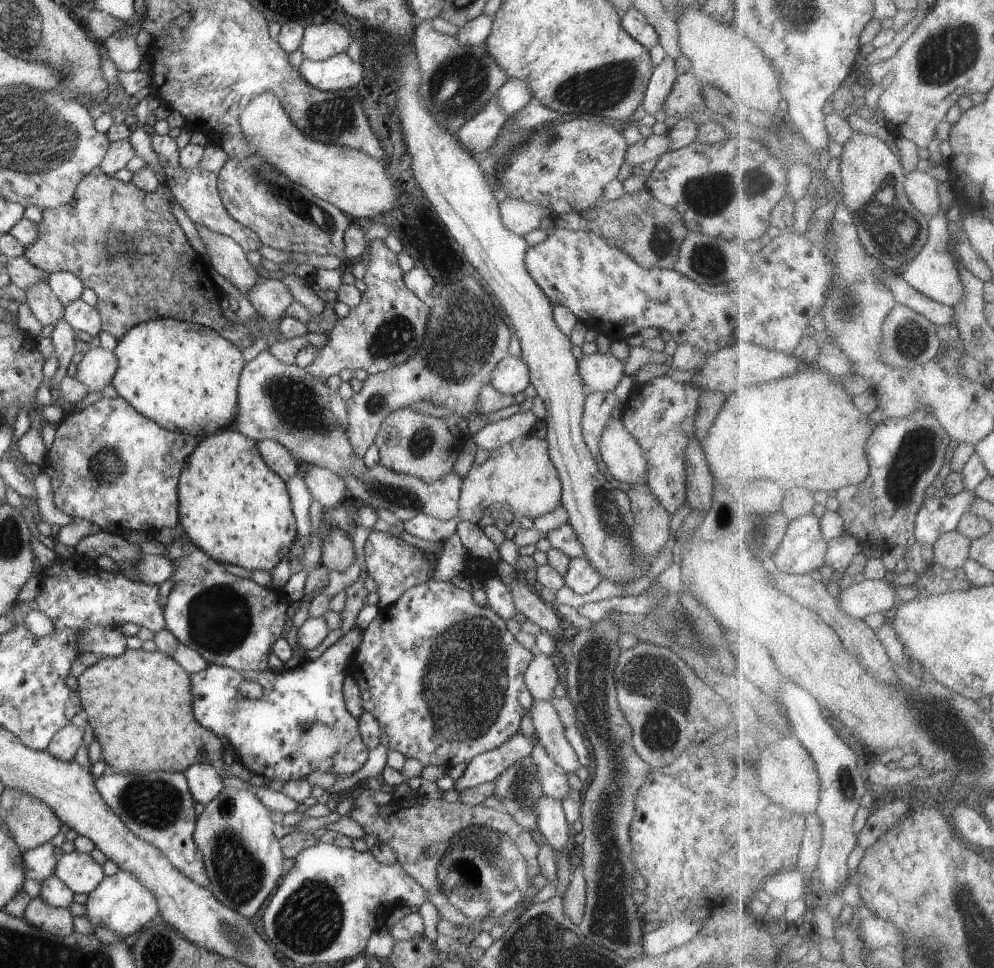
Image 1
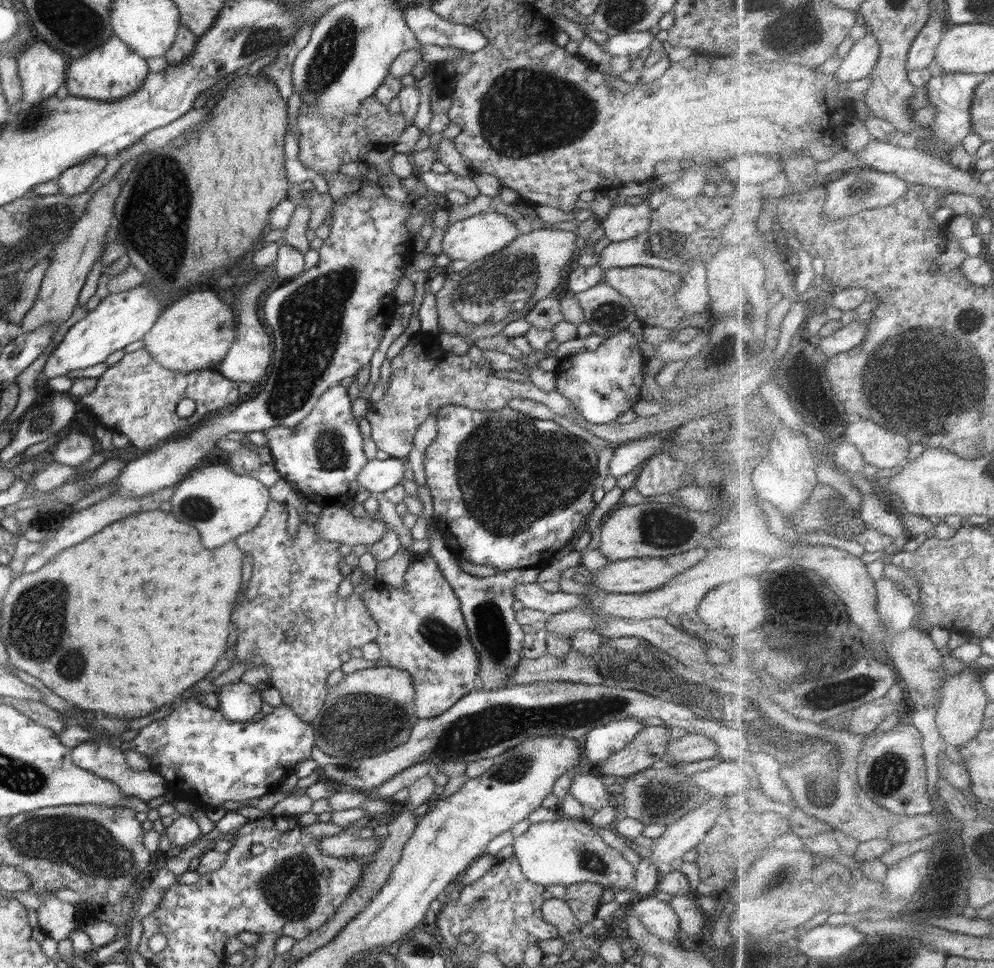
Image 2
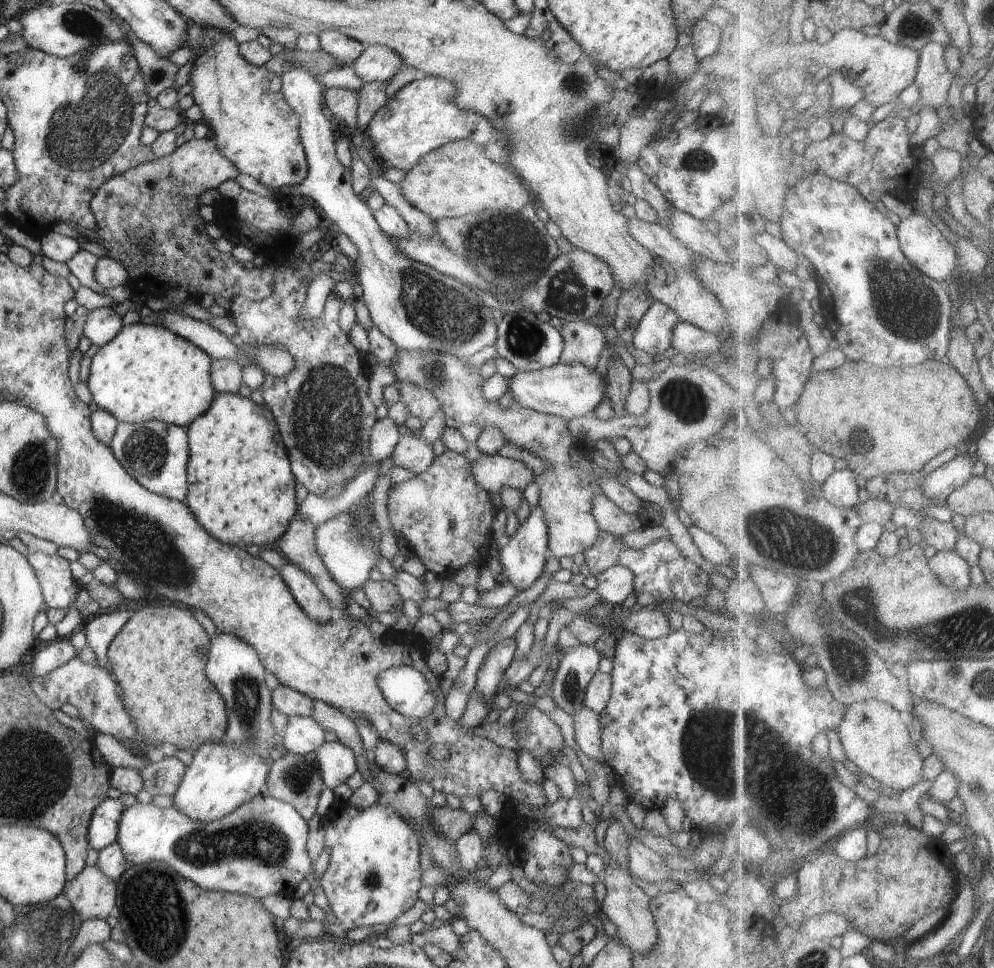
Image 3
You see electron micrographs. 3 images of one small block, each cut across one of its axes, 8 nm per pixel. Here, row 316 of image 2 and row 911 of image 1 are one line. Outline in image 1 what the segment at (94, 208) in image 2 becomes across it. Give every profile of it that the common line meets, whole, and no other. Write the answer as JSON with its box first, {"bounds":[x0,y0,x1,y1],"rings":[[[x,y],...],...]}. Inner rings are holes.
{"bounds":[21,897,74,938],"rings":[[[40,897],[32,899],[21,916],[28,924],[42,929],[46,934],[64,938],[74,930],[72,914],[68,909],[61,909],[46,904]]]}

